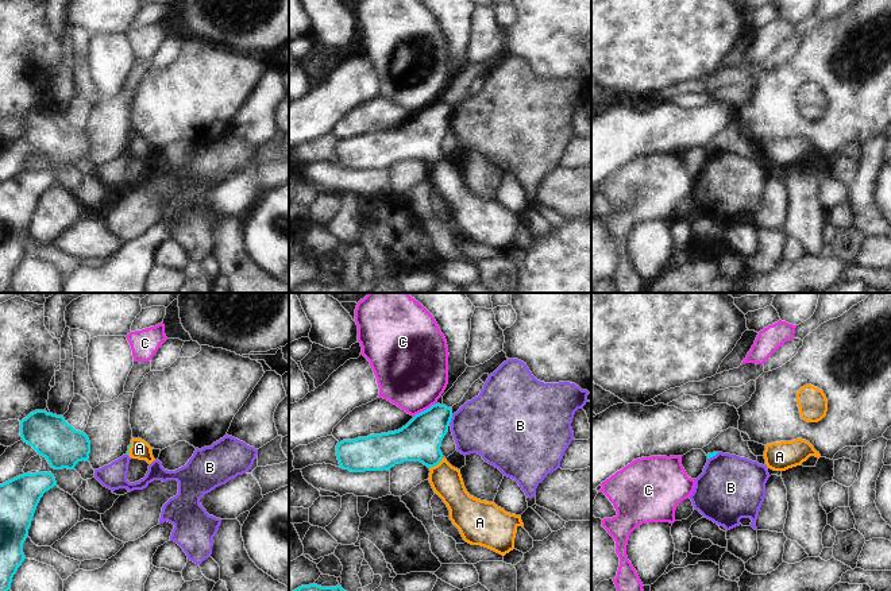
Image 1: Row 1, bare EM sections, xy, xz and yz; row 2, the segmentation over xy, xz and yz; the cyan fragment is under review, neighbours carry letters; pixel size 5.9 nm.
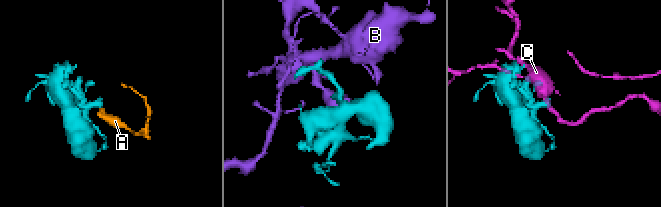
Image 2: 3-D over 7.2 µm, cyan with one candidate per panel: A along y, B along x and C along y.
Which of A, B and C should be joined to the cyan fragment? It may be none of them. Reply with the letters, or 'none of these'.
A.

